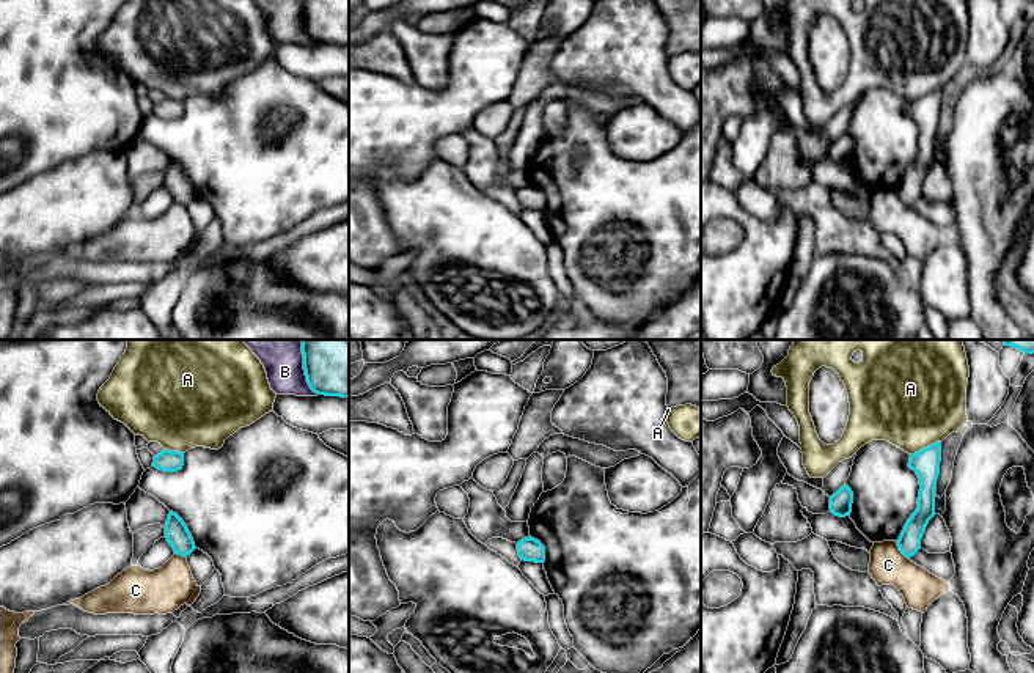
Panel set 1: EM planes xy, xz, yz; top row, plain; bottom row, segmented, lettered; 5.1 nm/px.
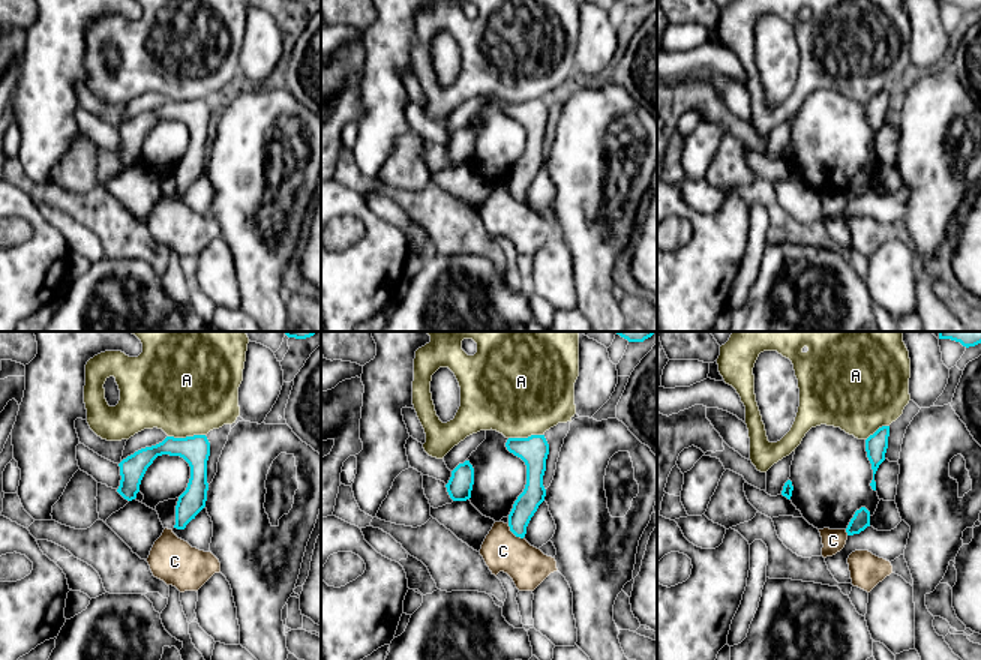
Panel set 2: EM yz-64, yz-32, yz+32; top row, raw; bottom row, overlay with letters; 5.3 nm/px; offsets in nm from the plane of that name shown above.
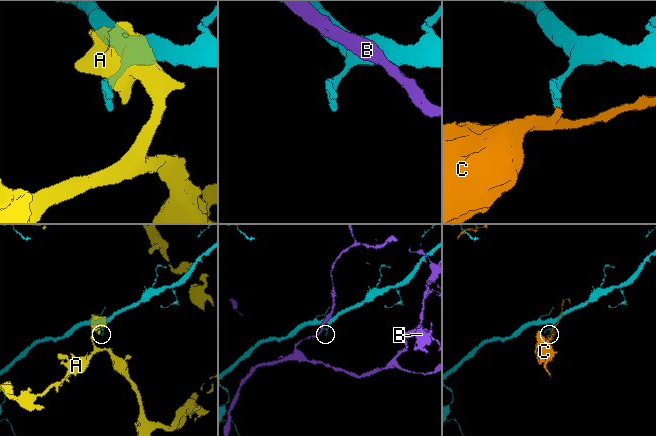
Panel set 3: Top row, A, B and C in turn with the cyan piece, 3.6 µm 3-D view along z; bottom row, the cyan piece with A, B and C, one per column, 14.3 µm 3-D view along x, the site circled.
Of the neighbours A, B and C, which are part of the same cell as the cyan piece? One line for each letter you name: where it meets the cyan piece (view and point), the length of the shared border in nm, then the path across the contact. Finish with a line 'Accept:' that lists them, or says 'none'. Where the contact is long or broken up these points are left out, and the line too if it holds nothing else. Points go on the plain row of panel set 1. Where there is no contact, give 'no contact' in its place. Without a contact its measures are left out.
Accept: none

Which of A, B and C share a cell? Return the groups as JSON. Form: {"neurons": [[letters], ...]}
{"neurons": [["A"], ["B"], ["C"]]}

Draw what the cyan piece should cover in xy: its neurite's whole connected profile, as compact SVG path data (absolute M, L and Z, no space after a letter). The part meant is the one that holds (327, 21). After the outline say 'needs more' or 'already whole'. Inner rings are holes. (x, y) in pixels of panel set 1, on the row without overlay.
M302 0L310 36L317 42L349 46L349 0Z | already whole

